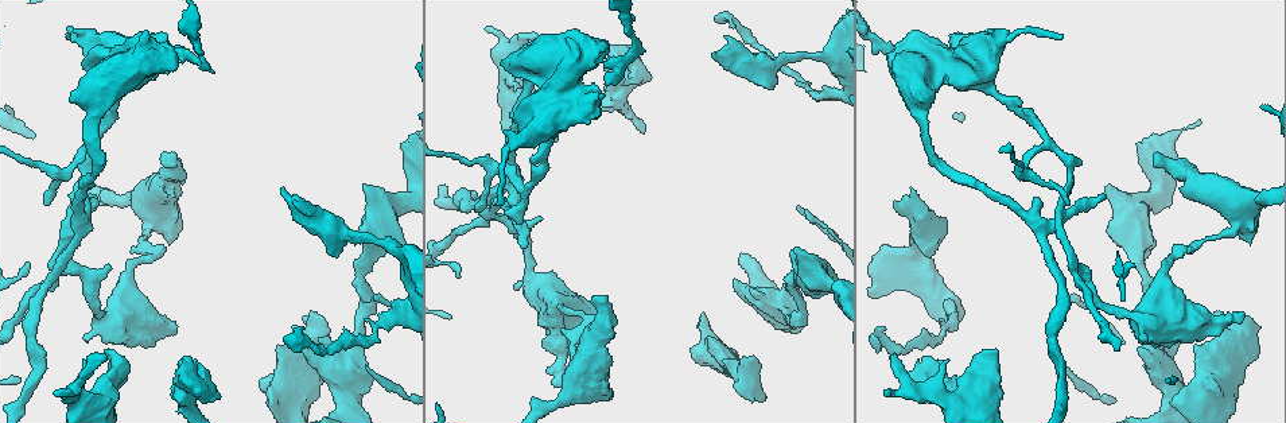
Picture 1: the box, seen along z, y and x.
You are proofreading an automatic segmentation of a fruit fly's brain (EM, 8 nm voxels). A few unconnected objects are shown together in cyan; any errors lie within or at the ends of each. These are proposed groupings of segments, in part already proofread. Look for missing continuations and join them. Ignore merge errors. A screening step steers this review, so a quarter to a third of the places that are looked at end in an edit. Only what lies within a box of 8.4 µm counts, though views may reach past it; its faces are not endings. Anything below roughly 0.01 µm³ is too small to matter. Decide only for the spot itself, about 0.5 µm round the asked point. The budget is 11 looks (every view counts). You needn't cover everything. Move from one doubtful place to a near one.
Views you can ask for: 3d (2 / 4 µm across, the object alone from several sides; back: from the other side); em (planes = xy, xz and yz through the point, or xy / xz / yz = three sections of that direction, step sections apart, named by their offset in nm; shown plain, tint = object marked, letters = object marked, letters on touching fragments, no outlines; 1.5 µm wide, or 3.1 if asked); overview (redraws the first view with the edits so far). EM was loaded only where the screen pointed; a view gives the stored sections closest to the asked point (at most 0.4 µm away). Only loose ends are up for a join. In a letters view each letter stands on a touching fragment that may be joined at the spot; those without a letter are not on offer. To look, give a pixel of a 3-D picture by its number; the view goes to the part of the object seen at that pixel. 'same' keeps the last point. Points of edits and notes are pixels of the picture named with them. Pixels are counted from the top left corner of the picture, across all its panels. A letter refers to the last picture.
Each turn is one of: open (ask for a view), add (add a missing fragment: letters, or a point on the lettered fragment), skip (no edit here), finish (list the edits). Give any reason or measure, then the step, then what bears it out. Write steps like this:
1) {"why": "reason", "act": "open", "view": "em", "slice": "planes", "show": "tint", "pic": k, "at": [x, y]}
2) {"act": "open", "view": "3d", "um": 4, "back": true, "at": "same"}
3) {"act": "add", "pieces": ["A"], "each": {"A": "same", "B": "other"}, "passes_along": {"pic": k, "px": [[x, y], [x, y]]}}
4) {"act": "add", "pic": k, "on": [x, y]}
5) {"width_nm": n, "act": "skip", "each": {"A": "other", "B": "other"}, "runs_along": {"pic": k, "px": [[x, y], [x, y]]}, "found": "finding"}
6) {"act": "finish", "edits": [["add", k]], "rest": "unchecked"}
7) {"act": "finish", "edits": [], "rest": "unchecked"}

{"why": "tapers out", "act": "open", "view": "em", "slice": "planes", "show": "letters", "pic": 1, "at": [90, 196]}

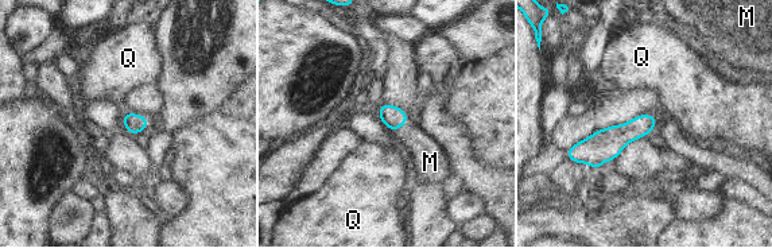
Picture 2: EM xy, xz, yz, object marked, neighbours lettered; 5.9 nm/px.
{"act": "add", "pieces": ["M"], "each": {"M": "same", "Q": "other"}, "found": "the neuron continues"}

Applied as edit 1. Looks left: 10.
{"why": "branch stops here", "act": "open", "view": "em", "um": 3.1, "slice": "planes", "show": "letters", "pic": 1, "at": [892, 358]}

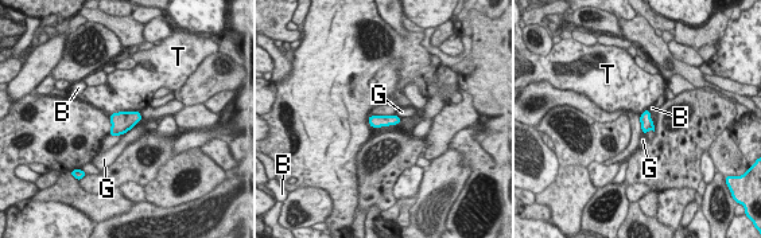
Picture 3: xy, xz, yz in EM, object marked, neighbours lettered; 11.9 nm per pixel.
{"width_nm": 160, "act": "skip", "each": {"B": "other", "G": "other", "T": "other"}, "border": {"pic": 3, "px": [[139, 110], [119, 110], [109, 116]]}, "found": "none of them fits"}

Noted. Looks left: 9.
{"why": "stops while still wide", "act": "open", "view": "3d", "um": 2, "pic": 1, "at": [998, 352]}

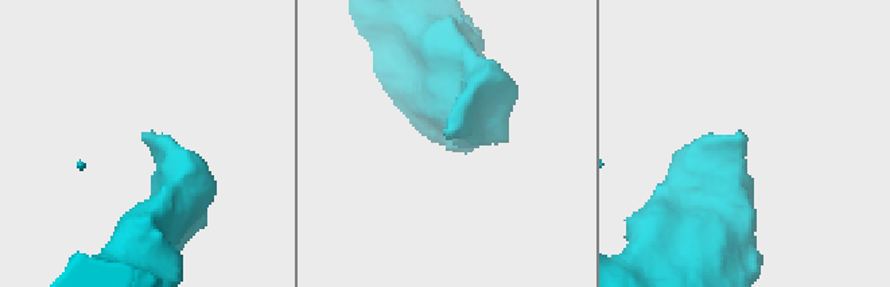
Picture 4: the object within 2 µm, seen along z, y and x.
{"act": "open", "view": "em", "slice": "planes", "show": "letters", "pic": 4, "at": [145, 136]}

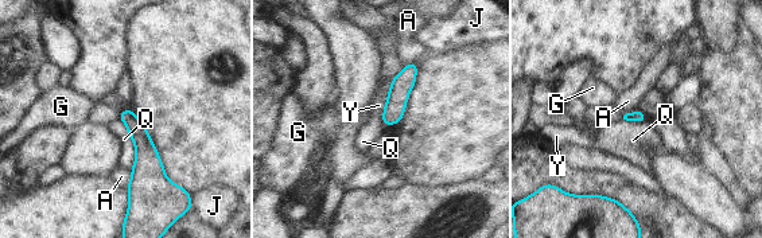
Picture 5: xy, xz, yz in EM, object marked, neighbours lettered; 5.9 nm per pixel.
{"act": "skip", "each": {"A": "other", "G": "other", "J": "other", "Q": "other", "Y": "other"}, "border": {"pic": 5, "px": [[129, 106], [119, 113]]}, "found": "none of them fits"}

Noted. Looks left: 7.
{"why": "thick end", "act": "open", "view": "em", "slice": "planes", "show": "letters", "pic": 1, "at": [1217, 312]}

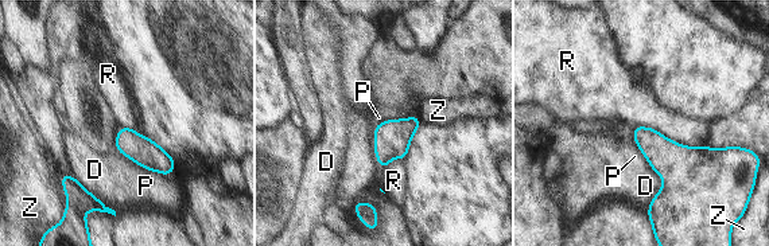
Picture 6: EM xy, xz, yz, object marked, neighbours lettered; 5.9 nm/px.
{"act": "skip", "each": {"D": "other", "P": "other", "R": "other", "Z": "other"}, "border": {"pic": 6, "px": [[637, 124], [684, 145], [705, 145]]}, "found": "none of them fits"}

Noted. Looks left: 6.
{"act": "finish", "edits": [["add", 2]], "rest": "unchecked"}

